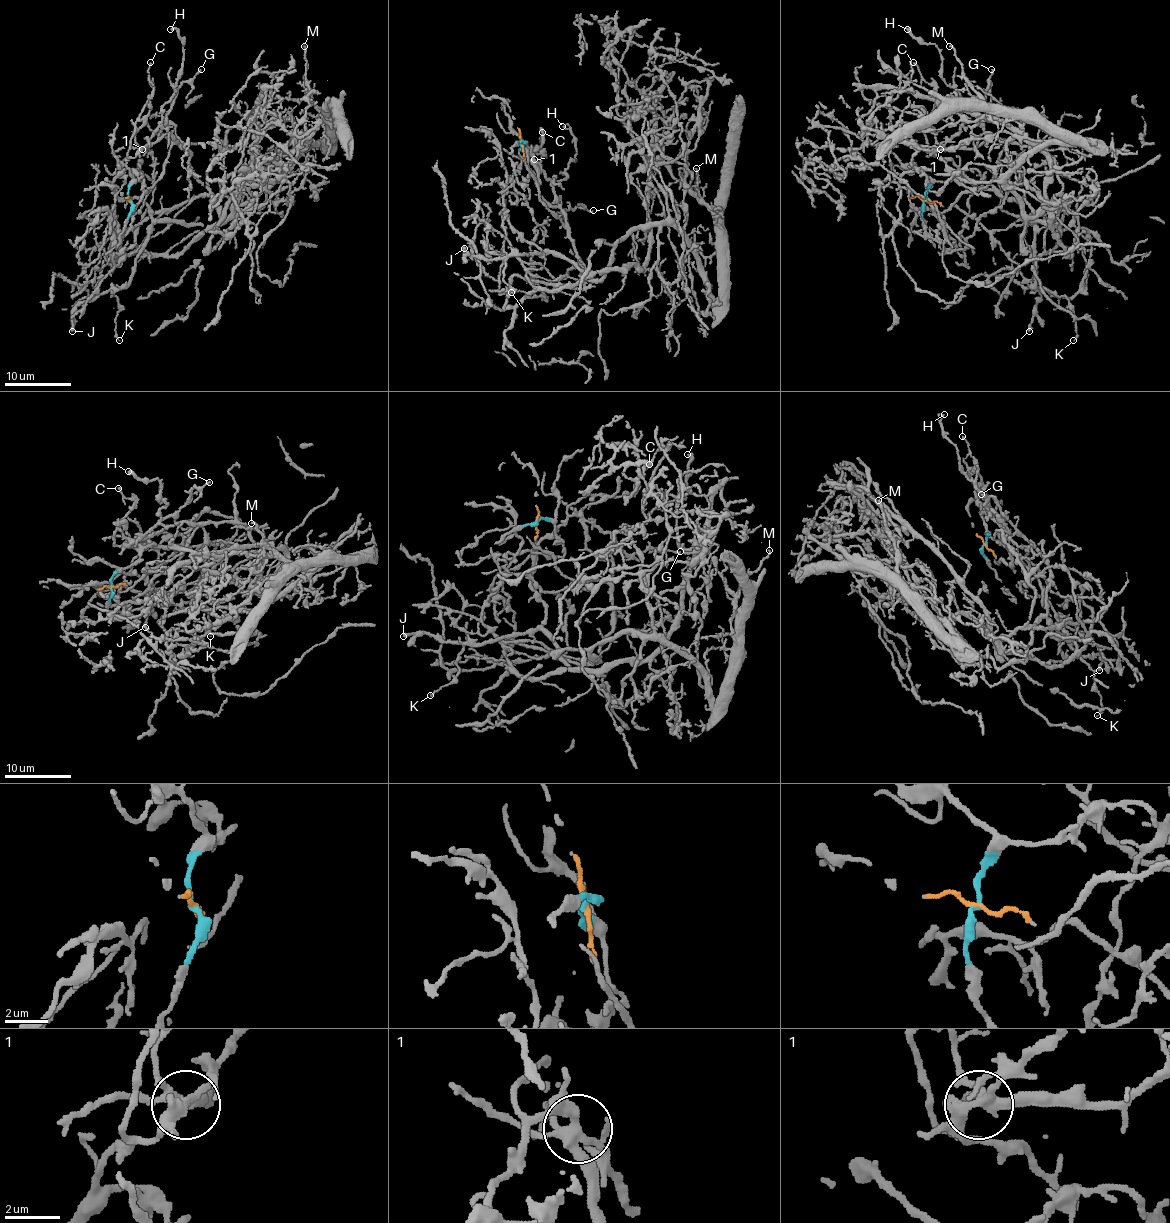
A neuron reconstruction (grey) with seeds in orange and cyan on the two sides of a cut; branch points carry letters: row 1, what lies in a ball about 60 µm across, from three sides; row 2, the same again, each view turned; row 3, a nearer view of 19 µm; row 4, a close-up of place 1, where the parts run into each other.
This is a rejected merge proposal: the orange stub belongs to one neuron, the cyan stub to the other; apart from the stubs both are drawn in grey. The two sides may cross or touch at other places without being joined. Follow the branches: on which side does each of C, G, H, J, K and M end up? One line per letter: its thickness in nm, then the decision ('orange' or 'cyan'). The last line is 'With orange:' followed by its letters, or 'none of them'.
C: 170 nm | cyan
G: 200 nm | cyan
H: 220 nm | cyan
J: 360 nm | cyan
K: 130 nm | cyan
M: 200 nm | orange
With orange: M

